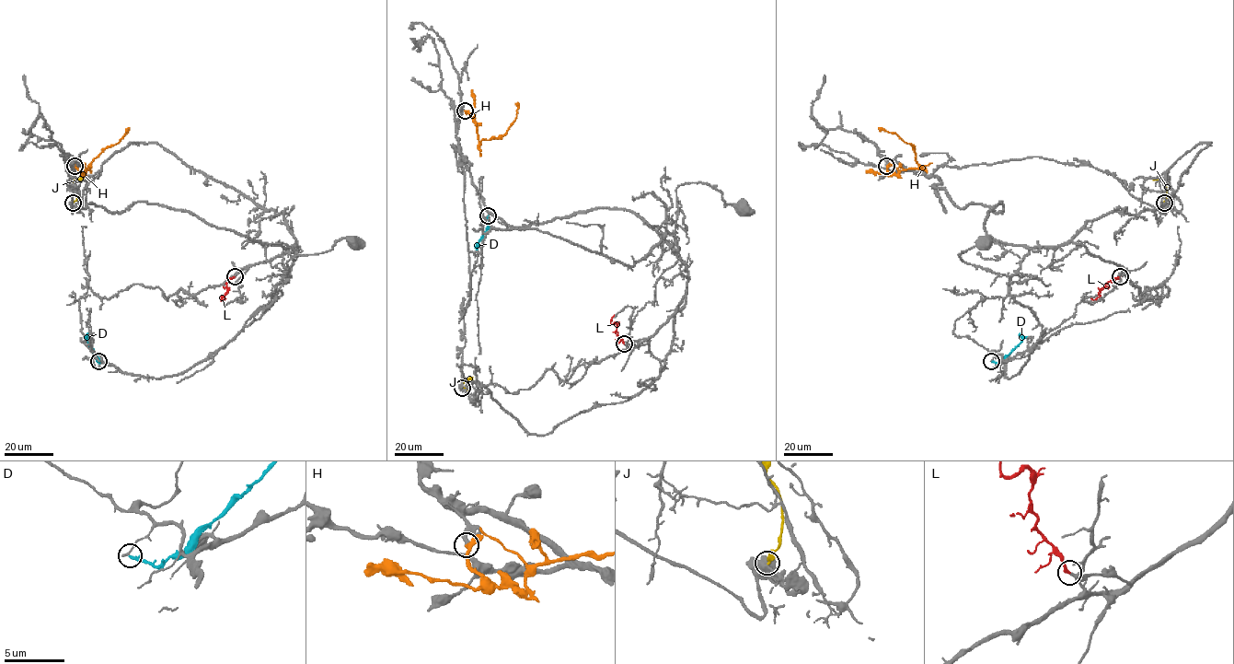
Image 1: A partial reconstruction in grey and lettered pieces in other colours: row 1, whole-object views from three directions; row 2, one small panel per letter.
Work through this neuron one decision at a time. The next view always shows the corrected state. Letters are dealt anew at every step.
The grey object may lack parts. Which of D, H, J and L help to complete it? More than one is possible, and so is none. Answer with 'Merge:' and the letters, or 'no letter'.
Merge: H, L

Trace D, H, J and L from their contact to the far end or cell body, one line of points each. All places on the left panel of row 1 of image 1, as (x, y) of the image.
D: (98, 361), (88, 344), (87, 332)
H: (74, 166), (85, 175), (93, 160), (106, 147), (118, 142), (127, 127)
J: (73, 203), (76, 199), (73, 181), (83, 177)
L: (235, 276), (228, 280), (227, 292), (221, 297), (225, 298)

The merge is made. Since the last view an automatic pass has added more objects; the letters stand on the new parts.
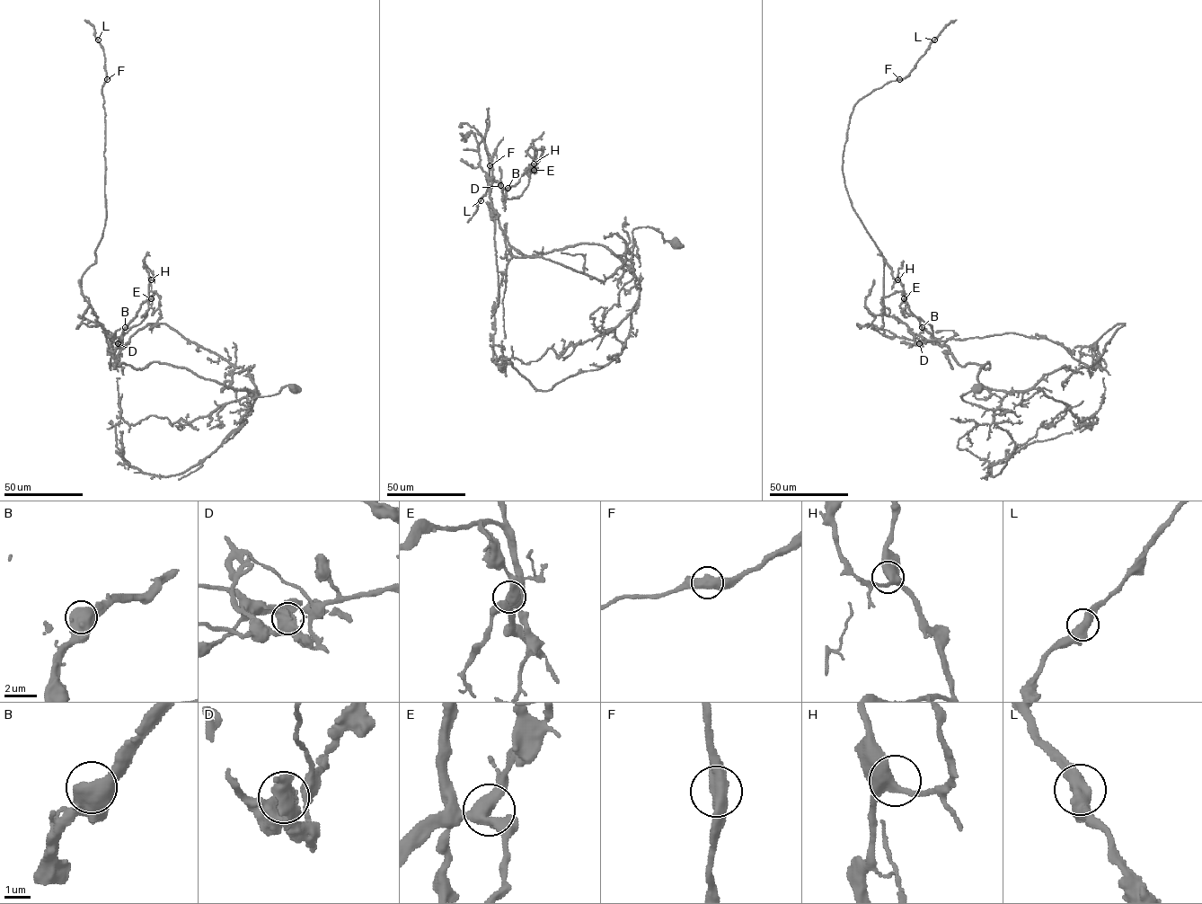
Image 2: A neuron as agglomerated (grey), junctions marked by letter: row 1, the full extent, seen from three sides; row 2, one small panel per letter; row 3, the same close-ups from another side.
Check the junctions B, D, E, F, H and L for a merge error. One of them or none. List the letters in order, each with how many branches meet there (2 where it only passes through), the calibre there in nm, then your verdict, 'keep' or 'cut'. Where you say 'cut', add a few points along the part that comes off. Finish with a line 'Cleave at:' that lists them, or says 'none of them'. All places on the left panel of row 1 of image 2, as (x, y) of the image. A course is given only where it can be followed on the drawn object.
B: 2 branches meet; 600 nm thick; keep
D: 3 branches meet; 600 nm thick; cut; foreign part runs (118, 343), (122, 331), (148, 298), (149, 291), (155, 291), (159, 297), (161, 315), (149, 329), (161, 323)
E: 3 branches meet; 440 nm thick; keep
F: 2 branches meet; 550 nm thick; keep
H: 3 branches meet; 400 nm thick; keep
L: 2 branches meet; 550 nm thick; keep
Cleave at: D

